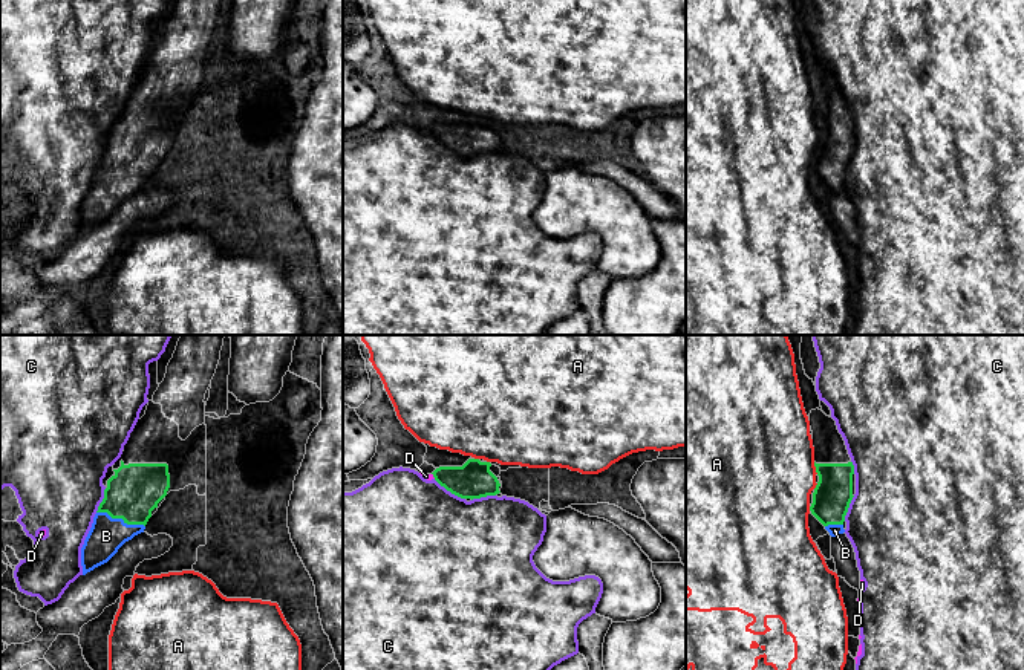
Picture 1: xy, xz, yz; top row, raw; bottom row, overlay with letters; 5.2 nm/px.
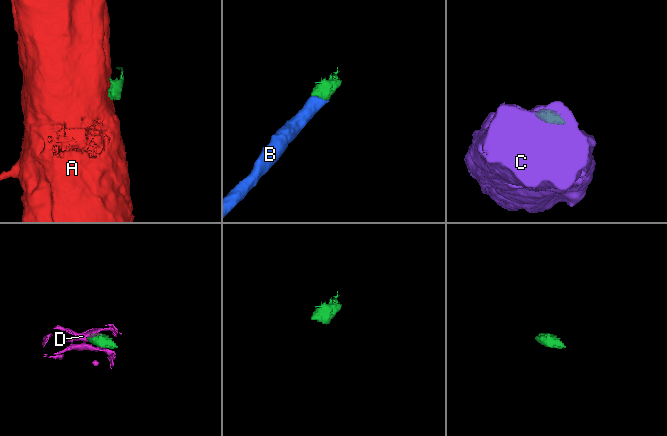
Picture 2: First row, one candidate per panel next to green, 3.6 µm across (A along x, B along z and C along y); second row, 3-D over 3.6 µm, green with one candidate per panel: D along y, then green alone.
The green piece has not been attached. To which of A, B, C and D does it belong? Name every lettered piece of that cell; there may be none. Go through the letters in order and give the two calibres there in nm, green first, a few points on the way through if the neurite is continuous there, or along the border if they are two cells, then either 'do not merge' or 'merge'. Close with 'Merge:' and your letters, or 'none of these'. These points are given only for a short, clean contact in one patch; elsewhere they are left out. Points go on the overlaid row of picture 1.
A: 200 nm thick on the green side, 480 nm on the other; border along yz (813, 462), (818, 473); do not merge
B: 280 nm thick on the green side, 190 nm on the other; runs through xy (135, 490), (121, 517), (106, 536); merge
C: 190 nm thick on the green side, 480 nm on the other; do not merge
D: 190 nm thick on the green side, 30 nm on the other; border along xz (432, 473), (435, 478); do not merge
Merge: B

